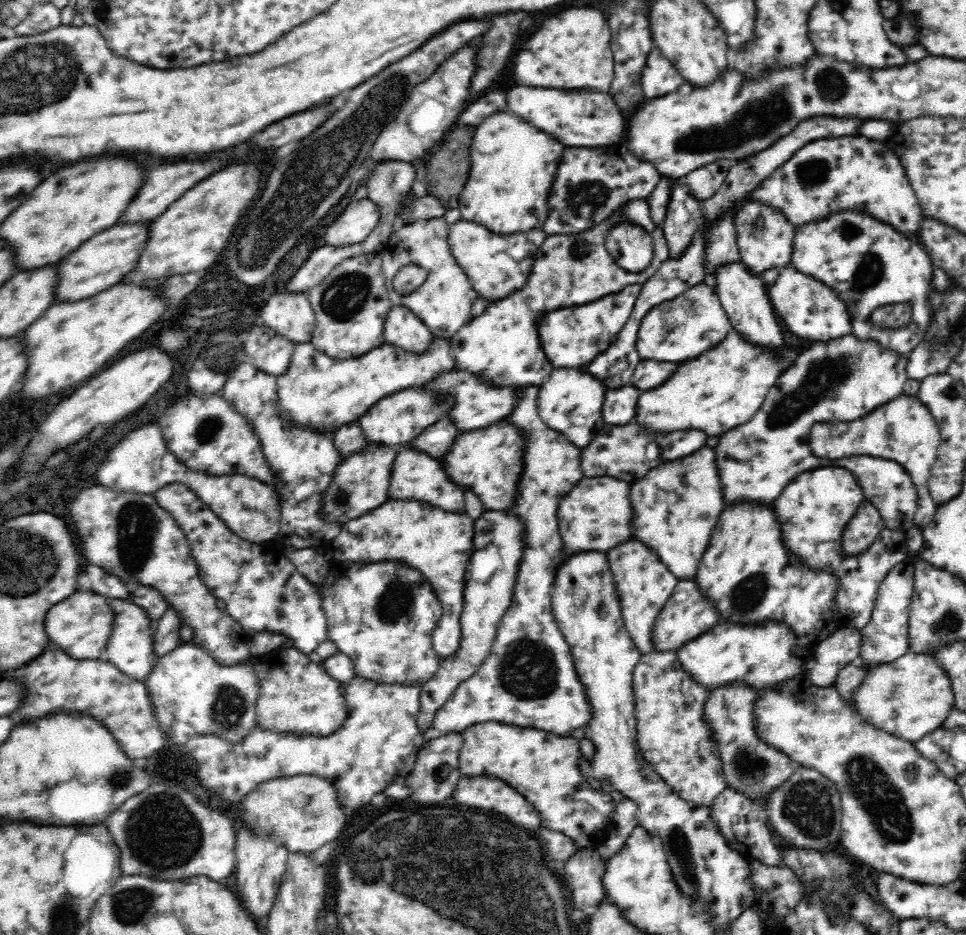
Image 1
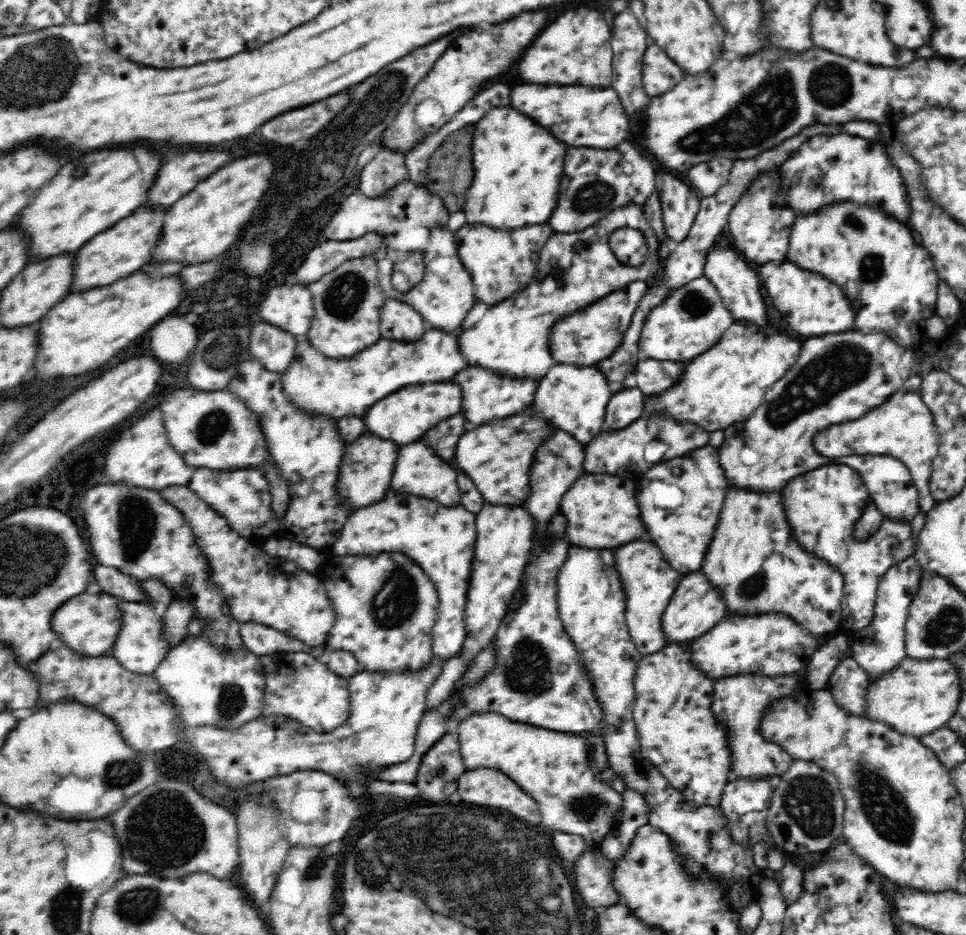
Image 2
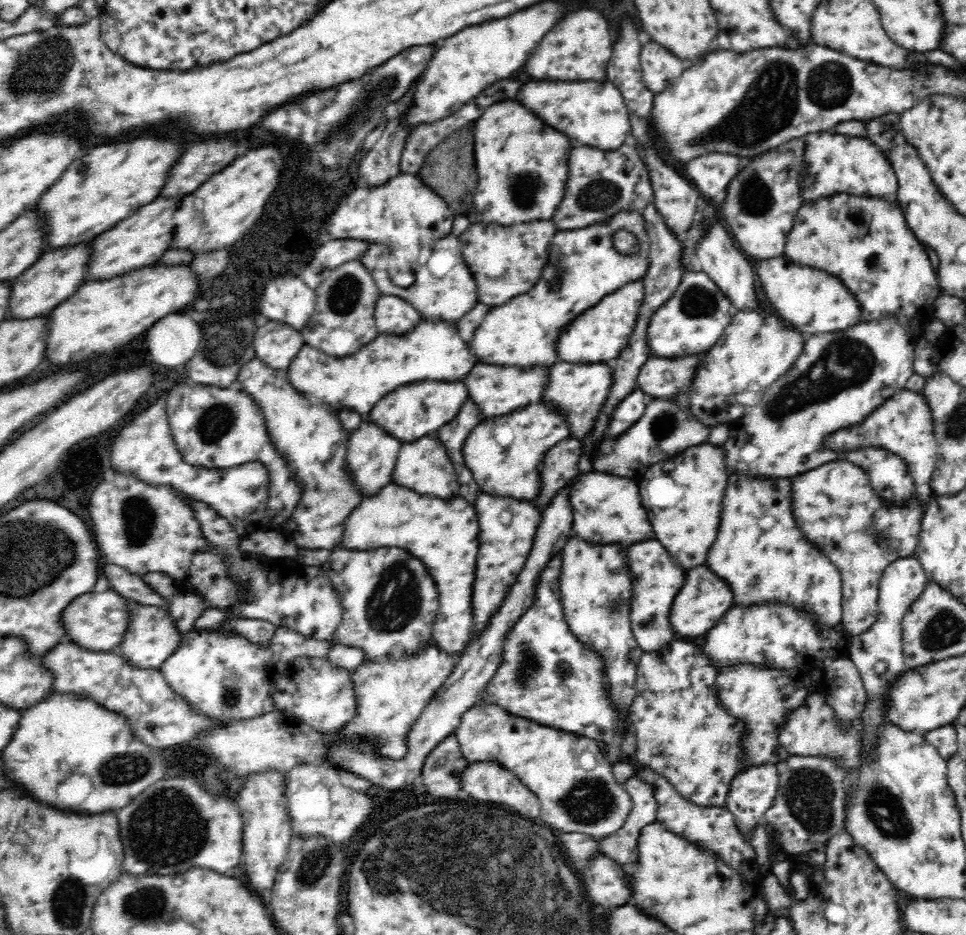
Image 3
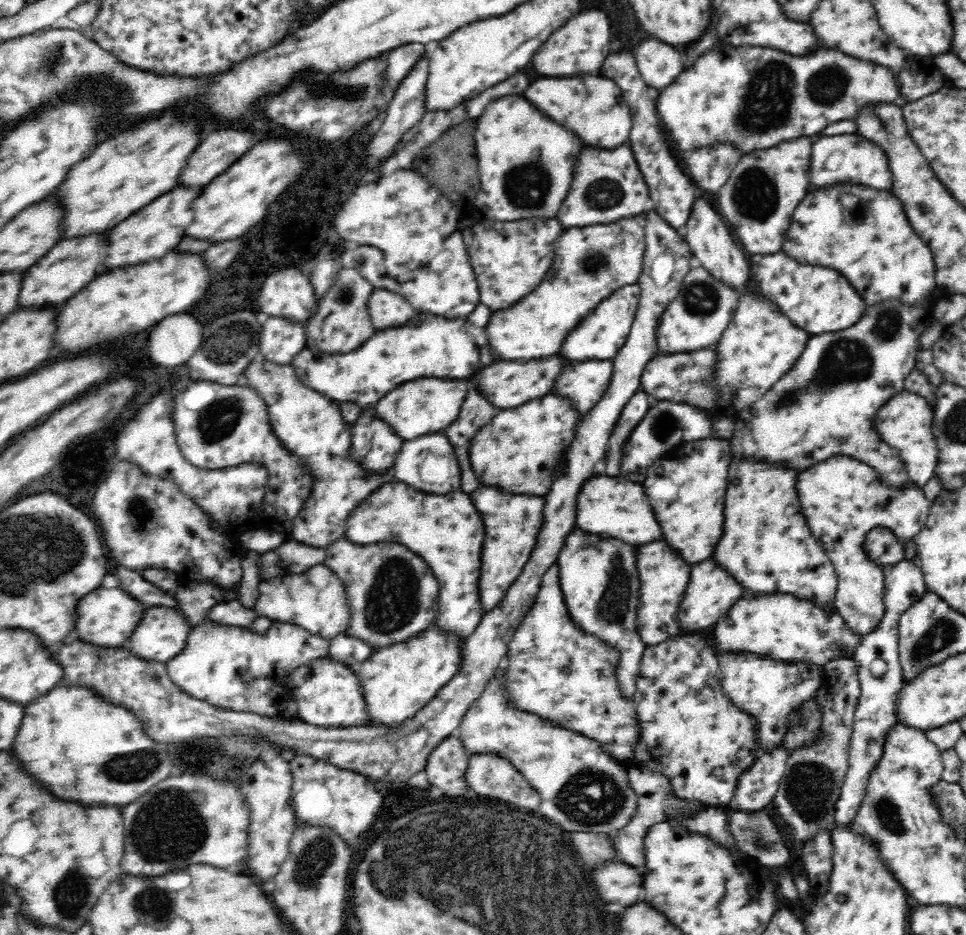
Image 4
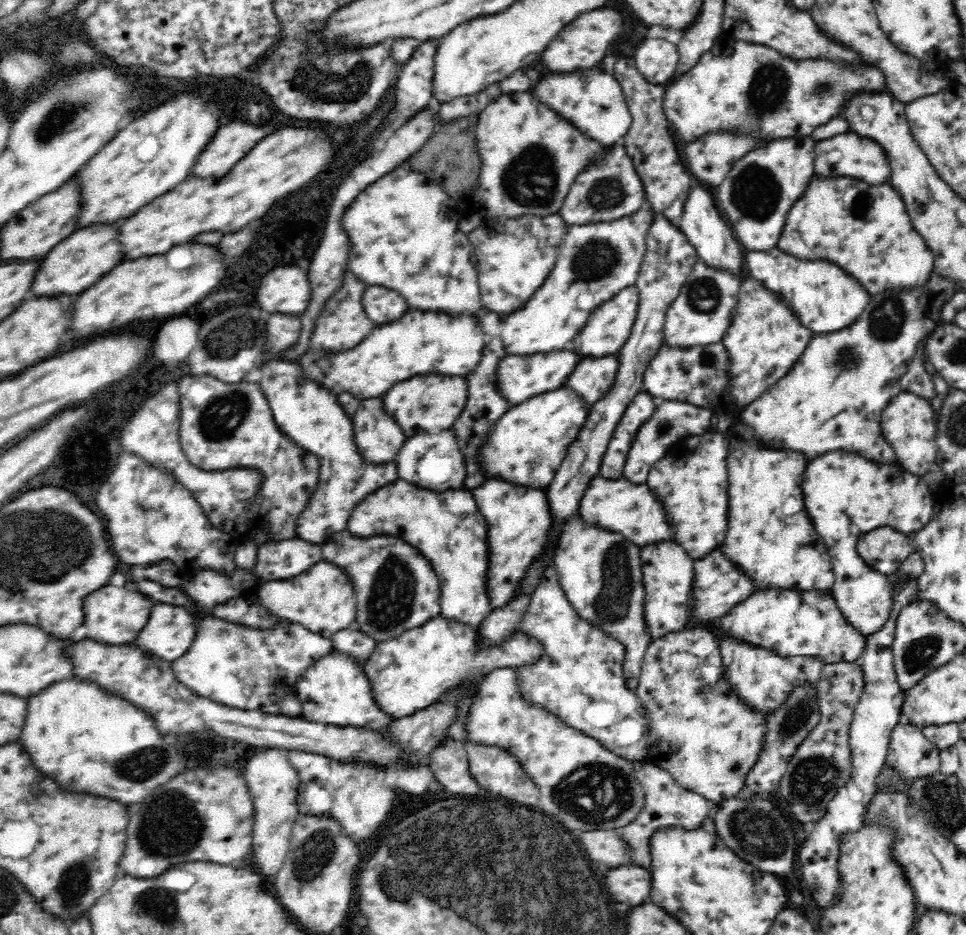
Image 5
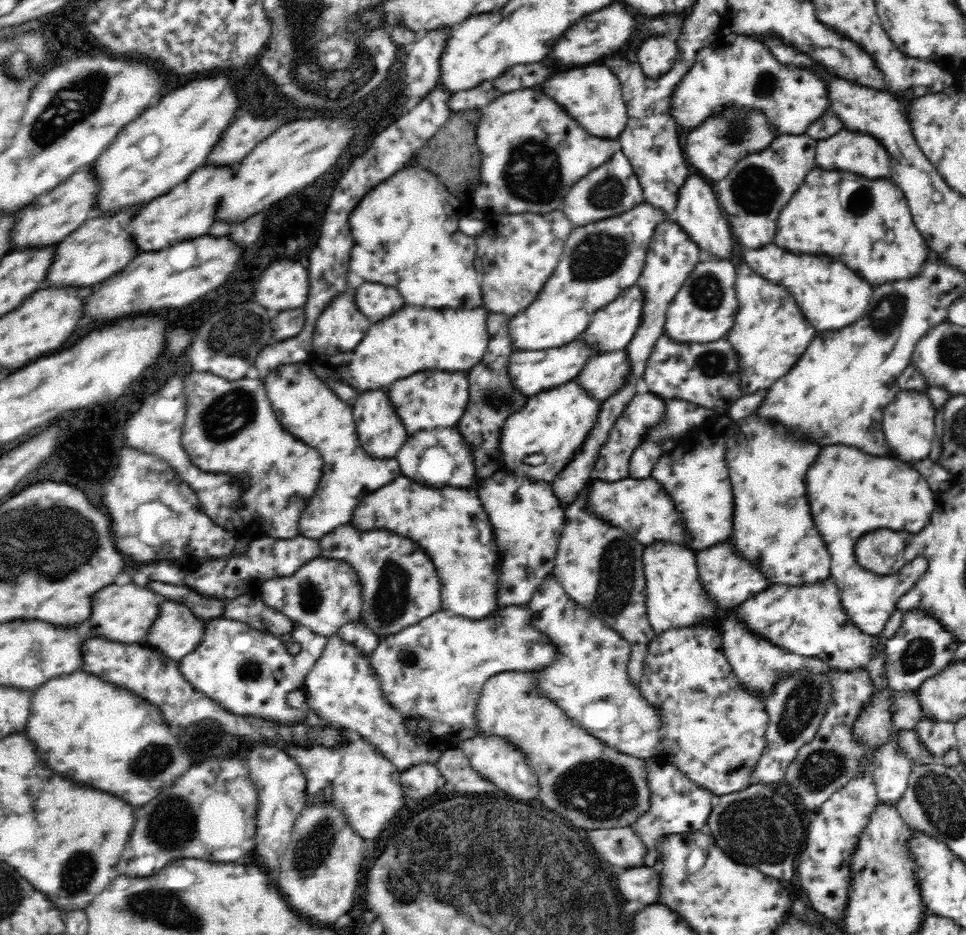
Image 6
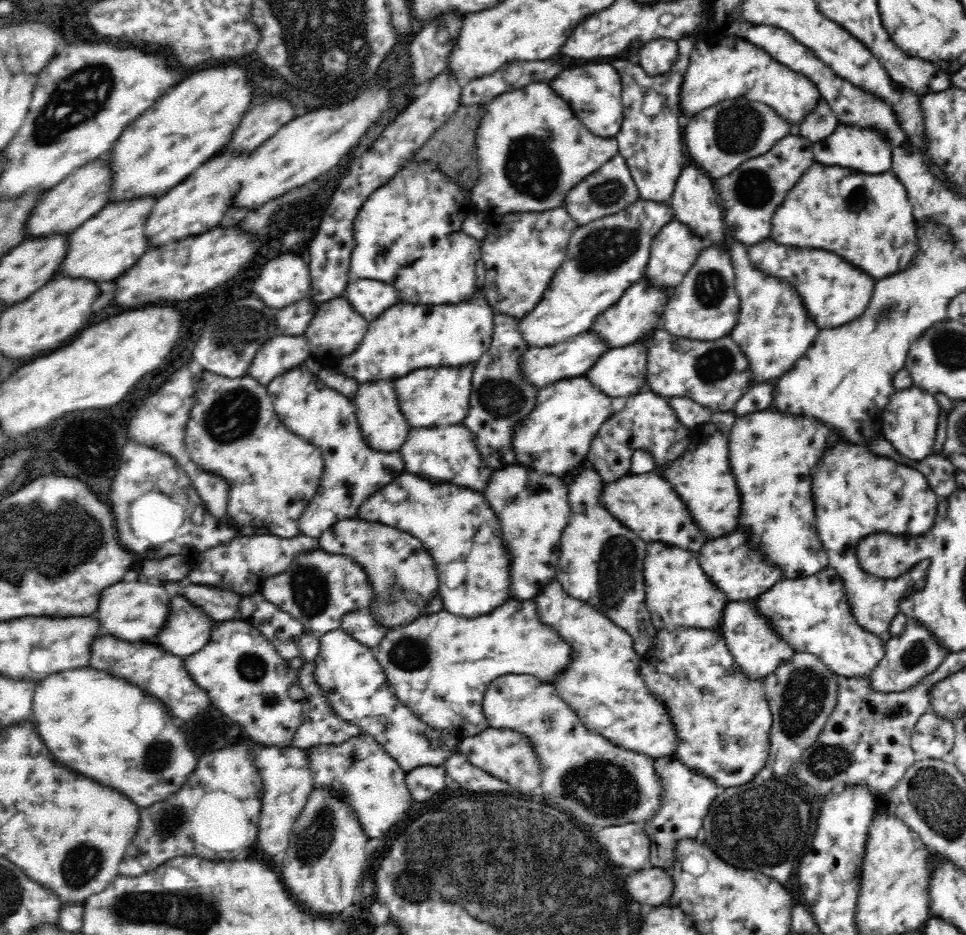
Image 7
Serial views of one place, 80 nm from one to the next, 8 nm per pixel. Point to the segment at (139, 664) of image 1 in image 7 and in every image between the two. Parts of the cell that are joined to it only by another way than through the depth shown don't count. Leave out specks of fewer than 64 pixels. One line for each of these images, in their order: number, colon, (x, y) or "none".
2: (142, 645)
3: (154, 636)
4: (163, 634)
5: (172, 630)
6: (178, 631)
7: (189, 628)

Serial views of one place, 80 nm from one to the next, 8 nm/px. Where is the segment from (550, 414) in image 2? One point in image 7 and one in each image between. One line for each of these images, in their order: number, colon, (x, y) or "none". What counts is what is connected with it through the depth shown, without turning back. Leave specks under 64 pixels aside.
3: (579, 388)
4: (585, 382)
5: (594, 376)
6: (606, 373)
7: (621, 371)

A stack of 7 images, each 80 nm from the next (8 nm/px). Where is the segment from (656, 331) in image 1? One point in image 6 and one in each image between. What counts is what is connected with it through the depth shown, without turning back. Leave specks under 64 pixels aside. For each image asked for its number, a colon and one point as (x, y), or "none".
2: (693, 318)
3: (695, 318)
4: (696, 319)
5: (701, 315)
6: (704, 310)

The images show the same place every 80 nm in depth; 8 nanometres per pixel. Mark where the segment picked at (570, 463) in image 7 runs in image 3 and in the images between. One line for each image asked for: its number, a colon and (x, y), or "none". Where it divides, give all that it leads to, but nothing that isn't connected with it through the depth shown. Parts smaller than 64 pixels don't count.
3: (505, 453)
4: (519, 450)
5: (529, 443)
6: (557, 422)

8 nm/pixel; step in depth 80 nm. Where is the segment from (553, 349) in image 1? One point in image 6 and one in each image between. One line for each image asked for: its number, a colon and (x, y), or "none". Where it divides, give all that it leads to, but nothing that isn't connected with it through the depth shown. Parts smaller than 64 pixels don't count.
2: (585, 338)
3: (605, 329)
4: (604, 331)
5: (608, 328)
6: (612, 328)

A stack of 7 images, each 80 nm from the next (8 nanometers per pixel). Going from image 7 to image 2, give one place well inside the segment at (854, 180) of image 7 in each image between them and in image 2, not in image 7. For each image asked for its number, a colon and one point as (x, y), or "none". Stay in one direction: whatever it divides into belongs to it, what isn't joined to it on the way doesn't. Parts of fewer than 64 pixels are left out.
2: (890, 277)
3: (865, 240)
4: (863, 232)
5: (865, 228)
6: (867, 223)

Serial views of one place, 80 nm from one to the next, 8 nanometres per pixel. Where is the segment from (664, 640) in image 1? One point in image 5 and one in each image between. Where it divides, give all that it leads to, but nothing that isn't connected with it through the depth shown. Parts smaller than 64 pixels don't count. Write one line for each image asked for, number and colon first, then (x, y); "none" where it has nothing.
2: (698, 605)
3: (706, 597)
4: (713, 590)
5: (719, 584)

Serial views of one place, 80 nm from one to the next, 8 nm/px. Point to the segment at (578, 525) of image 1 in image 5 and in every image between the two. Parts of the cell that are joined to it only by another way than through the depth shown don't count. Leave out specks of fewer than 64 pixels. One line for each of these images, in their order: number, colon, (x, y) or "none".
2: (602, 511)
3: (607, 508)
4: (614, 507)
5: (620, 505)

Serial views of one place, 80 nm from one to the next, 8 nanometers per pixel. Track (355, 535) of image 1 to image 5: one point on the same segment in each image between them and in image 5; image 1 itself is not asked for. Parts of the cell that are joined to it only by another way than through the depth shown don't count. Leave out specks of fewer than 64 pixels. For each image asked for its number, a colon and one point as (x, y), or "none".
2: (442, 538)
3: (443, 532)
4: (447, 531)
5: (448, 528)

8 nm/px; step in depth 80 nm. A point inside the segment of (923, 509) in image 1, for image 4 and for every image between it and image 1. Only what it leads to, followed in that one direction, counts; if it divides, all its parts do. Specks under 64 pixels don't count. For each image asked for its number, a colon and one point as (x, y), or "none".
2: (903, 427)
3: (904, 425)
4: (906, 422)

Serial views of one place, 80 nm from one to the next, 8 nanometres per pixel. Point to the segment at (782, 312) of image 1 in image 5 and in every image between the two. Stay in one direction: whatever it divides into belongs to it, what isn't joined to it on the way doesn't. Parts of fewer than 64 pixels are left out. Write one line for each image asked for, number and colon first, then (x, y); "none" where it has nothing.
2: (813, 305)
3: (813, 300)
4: (819, 299)
5: (826, 298)

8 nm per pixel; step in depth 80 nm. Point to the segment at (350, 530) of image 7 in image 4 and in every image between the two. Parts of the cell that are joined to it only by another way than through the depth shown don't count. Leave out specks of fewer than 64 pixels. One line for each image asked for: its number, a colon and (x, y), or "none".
4: (394, 595)
5: (396, 589)
6: (400, 585)

